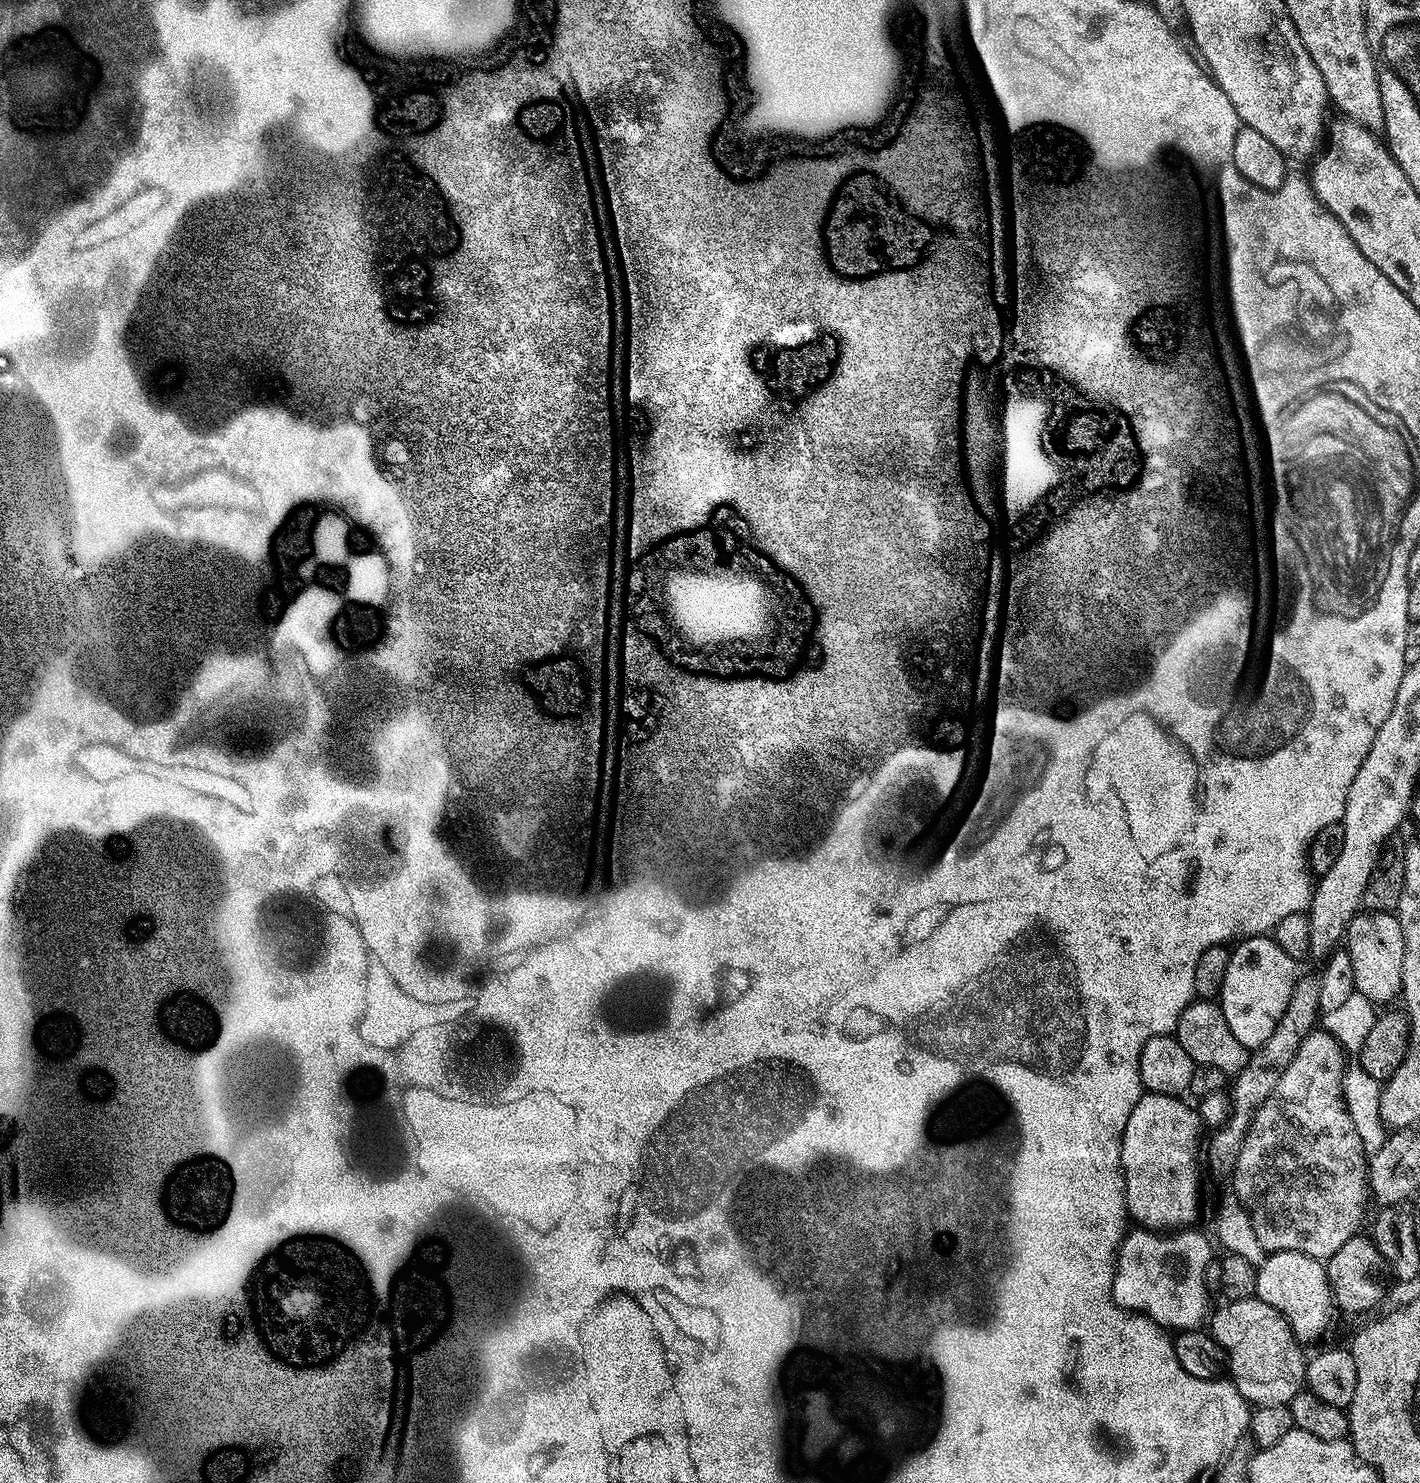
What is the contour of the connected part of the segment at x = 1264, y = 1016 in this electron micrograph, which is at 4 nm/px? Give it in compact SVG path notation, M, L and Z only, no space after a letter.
M1271 935L1249 936L1237 943L1231 949L1229 965L1226 966L1225 981L1218 997L1218 1003L1222 1014L1226 1014L1226 1023L1230 1025L1230 1030L1238 1037L1238 1042L1250 1050L1262 1046L1270 1034L1274 1034L1274 1026L1286 1014L1286 1006L1290 1006L1290 994L1294 994L1296 977L1298 975L1298 964L1289 958L1286 950L1276 944Z

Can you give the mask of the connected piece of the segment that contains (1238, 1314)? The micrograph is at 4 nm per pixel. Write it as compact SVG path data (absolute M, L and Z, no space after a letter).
M1256 1297L1229 1301L1225 1305L1216 1314L1214 1312L1211 1315L1212 1328L1210 1327L1210 1332L1227 1353L1226 1362L1228 1367L1230 1366L1232 1383L1242 1394L1244 1400L1255 1407L1288 1405L1300 1391L1303 1391L1307 1383L1305 1378L1306 1352L1303 1352L1303 1345L1293 1334L1288 1320L1269 1303L1262 1302Z

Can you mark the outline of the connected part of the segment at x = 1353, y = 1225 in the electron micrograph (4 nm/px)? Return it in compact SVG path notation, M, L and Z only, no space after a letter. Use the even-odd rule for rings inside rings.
M1323 1030L1309 1032L1302 1046L1298 1046L1298 1054L1294 1054L1290 1066L1286 1066L1282 1078L1278 1078L1278 1086L1274 1086L1266 1102L1262 1102L1253 1114L1248 1133L1242 1142L1242 1150L1238 1150L1236 1165L1230 1177L1231 1191L1240 1199L1240 1204L1250 1214L1250 1222L1254 1222L1254 1234L1259 1244L1264 1247L1265 1253L1297 1252L1306 1254L1315 1260L1327 1262L1334 1254L1338 1254L1338 1250L1345 1242L1350 1242L1350 1238L1361 1231L1360 1223L1364 1220L1364 1207L1367 1206L1368 1200L1370 1204L1369 1157L1362 1146L1362 1138L1358 1138L1358 1130L1354 1130L1354 1122L1350 1118L1344 1101L1344 1069L1346 1067L1344 1056L1346 1056L1346 1050L1330 1033Z

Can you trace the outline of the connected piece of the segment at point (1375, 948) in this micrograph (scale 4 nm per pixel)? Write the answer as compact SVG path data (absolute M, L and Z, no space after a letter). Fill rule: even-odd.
M1361 911L1350 922L1346 933L1346 947L1350 954L1350 963L1354 966L1356 990L1363 994L1373 1006L1388 1006L1392 999L1397 999L1402 990L1402 958L1404 957L1404 939L1402 926L1391 912Z

